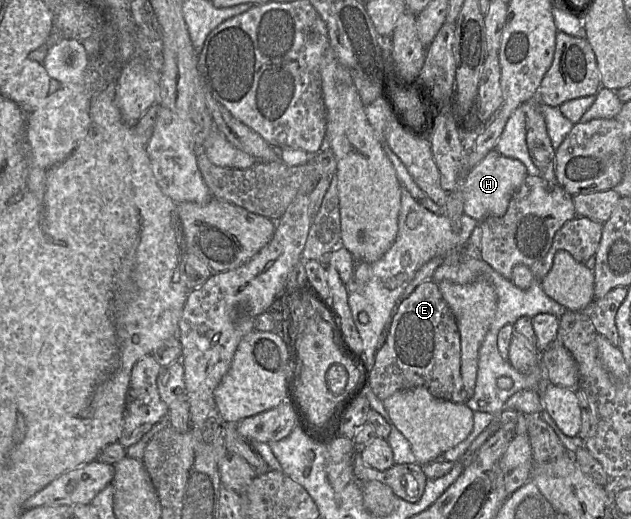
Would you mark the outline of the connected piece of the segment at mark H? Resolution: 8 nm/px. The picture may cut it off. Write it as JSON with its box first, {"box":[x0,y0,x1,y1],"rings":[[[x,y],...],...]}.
{"box":[419,22,528,222],"rings":[[[445,22],[427,48],[425,61],[419,79],[429,114],[429,139],[433,156],[440,172],[440,184],[446,192],[460,189],[464,199],[464,214],[478,222],[489,217],[503,216],[510,200],[528,175],[526,167],[516,159],[490,151],[470,171],[466,170],[467,147],[454,104],[456,61],[454,57],[455,23]]]}

